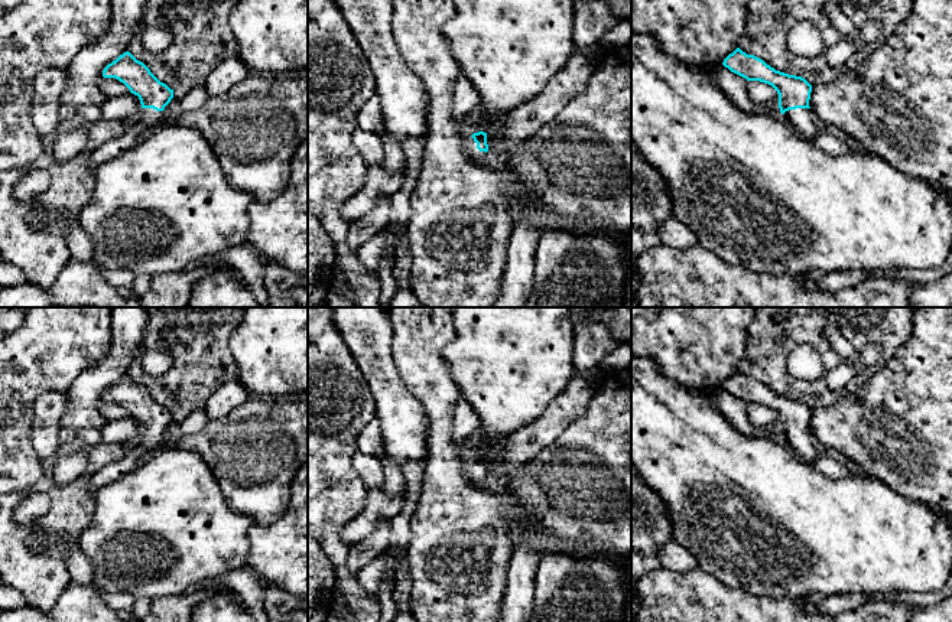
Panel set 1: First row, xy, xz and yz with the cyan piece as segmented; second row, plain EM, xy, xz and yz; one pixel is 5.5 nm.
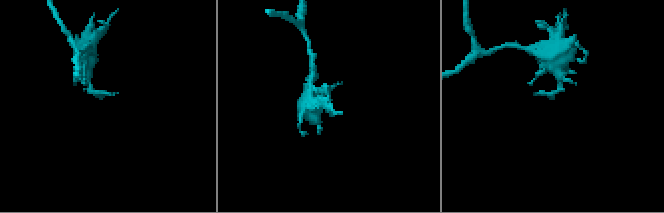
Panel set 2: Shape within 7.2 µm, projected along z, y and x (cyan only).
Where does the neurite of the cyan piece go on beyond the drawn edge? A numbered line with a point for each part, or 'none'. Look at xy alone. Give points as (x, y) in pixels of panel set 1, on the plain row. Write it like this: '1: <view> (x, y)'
1: xy (149, 442)

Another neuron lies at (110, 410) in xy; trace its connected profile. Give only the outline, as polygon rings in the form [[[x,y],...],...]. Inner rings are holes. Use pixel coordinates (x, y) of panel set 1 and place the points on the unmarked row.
[[[101,400],[98,408],[107,421],[130,417],[130,413],[116,401]]]

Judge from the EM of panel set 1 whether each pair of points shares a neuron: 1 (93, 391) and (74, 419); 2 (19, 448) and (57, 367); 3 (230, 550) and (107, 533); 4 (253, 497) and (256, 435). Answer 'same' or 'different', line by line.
1: same
2: same
3: same
4: same

